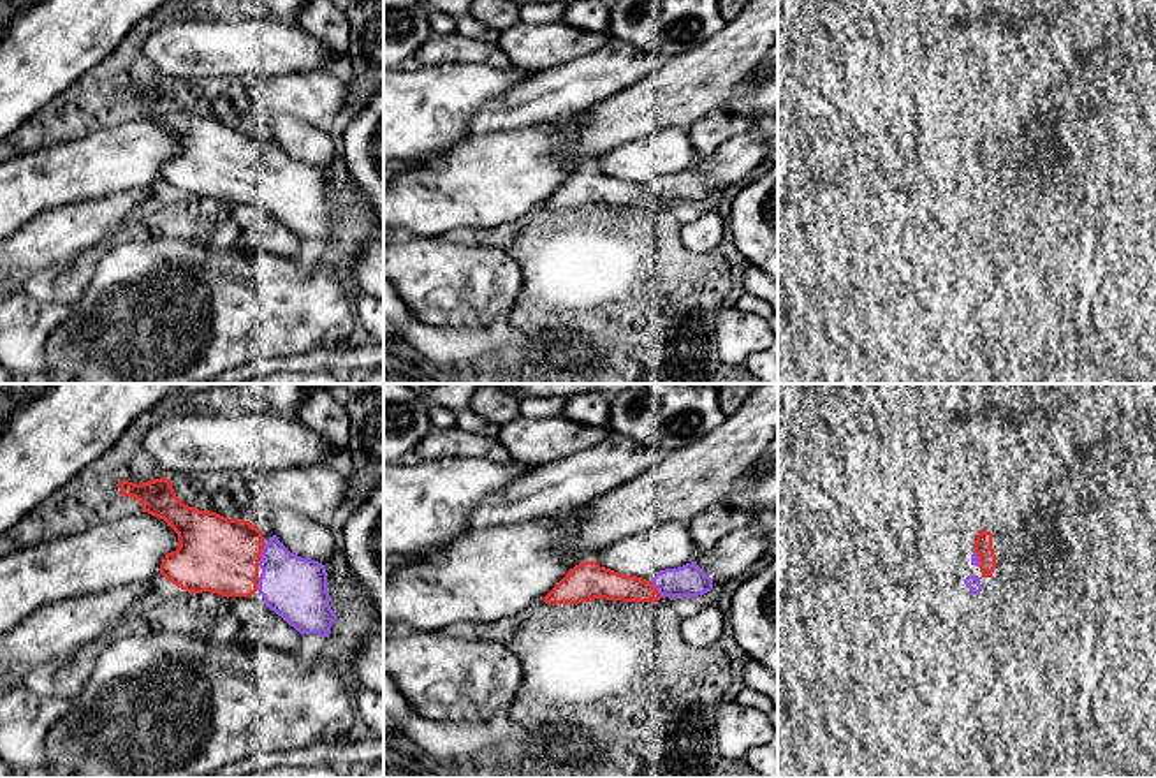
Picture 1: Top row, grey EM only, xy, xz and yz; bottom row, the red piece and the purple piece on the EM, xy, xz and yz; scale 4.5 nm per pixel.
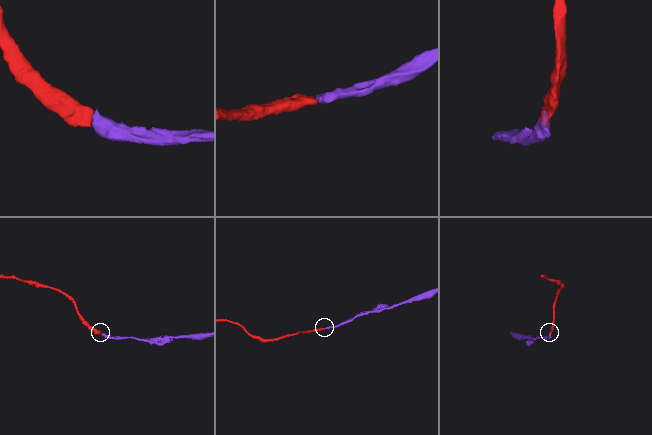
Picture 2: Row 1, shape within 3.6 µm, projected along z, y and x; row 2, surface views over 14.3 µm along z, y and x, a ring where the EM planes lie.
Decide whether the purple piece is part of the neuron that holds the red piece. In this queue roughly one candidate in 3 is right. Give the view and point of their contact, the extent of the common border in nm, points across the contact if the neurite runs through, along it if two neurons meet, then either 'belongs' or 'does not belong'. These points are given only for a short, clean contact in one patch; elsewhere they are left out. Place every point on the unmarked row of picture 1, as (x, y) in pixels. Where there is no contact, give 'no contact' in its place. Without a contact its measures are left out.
xy (259, 162) | 100 nm | belongs

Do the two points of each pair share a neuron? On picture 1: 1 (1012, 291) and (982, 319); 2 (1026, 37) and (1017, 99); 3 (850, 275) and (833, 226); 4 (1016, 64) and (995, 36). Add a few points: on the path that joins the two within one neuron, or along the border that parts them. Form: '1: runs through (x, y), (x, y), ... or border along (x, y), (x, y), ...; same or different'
1: border along (987, 266), (991, 275), (989, 301), (1000, 315); different
2: border along (1044, 43), (1028, 69), (995, 97); different
3: runs through (838, 263), (833, 256), (833, 238); same
4: border along (1009, 51), (982, 74); different

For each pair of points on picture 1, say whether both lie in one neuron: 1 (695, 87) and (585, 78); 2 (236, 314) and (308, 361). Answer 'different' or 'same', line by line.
1: different
2: different

